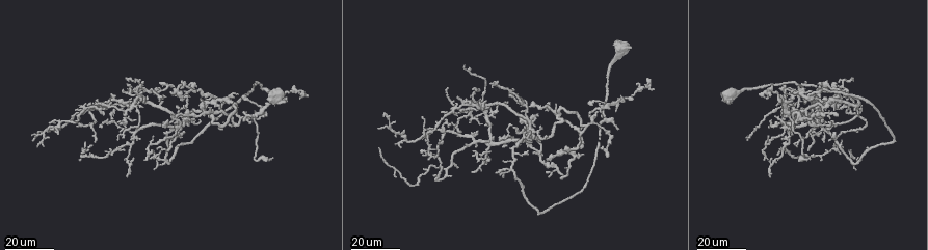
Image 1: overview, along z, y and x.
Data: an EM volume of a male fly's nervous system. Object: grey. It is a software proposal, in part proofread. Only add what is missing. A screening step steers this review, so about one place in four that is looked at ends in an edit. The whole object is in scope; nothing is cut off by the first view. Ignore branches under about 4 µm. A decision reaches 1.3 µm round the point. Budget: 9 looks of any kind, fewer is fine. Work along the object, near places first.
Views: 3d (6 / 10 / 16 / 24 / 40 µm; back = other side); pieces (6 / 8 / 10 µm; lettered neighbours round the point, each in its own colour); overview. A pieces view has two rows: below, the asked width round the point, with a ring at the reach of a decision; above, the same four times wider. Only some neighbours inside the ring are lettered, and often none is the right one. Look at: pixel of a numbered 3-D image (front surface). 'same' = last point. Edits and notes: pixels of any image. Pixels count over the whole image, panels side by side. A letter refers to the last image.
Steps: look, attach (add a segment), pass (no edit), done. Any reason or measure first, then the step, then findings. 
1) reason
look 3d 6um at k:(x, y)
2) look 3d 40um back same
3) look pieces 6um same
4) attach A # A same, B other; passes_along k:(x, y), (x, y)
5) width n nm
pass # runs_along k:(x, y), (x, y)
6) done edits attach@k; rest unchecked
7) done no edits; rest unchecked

long arm stops here
look 3d 24um at 1:(180, 86)

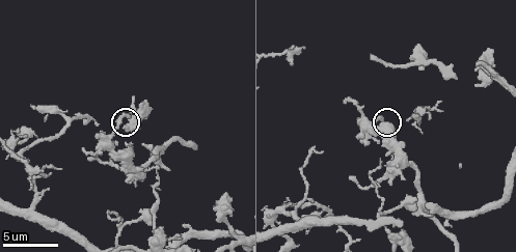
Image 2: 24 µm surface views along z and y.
what lies round it
look pieces 10um at 2:(128, 114)

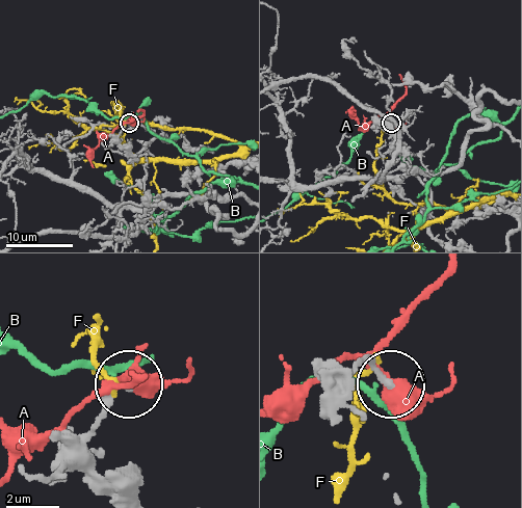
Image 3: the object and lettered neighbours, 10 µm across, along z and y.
pass # A other, B other, F other; no lettered segment goes on from it

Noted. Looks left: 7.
free end
look pieces 10um at 2:(21, 128)

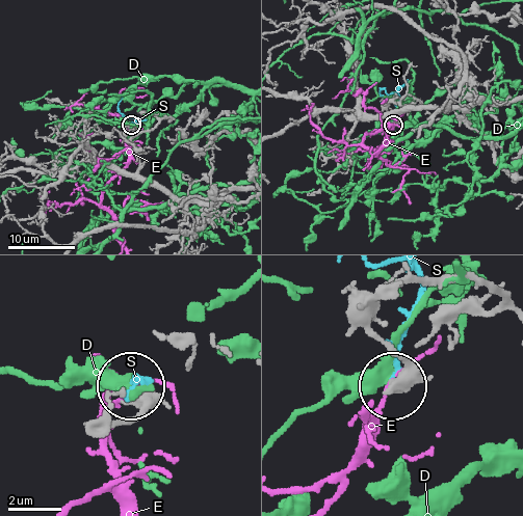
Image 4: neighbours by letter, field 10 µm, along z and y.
pass # D other, E other, S other; no lettered segment goes on from it

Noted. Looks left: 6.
an open end
look 3d 24um at 1:(111, 156)

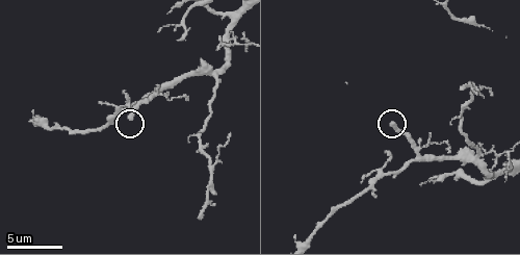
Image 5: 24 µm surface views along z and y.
look pieces 6um at 5:(390, 126)

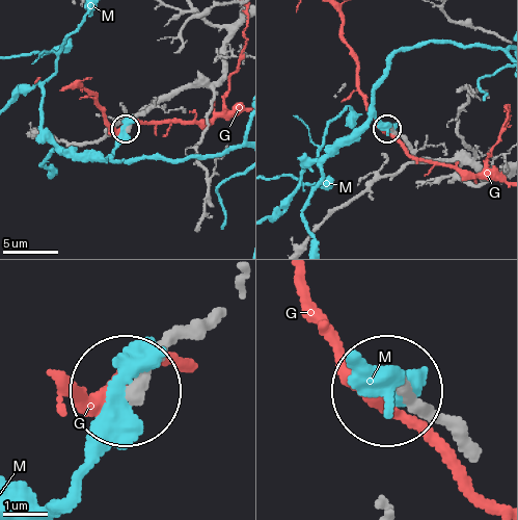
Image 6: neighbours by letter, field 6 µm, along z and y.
pass # G other, M other; runs_along 6:(200, 319), (126, 387); no lettered segment goes on from it

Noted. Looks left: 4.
free end
look 3d 16um at 1:(125, 115)

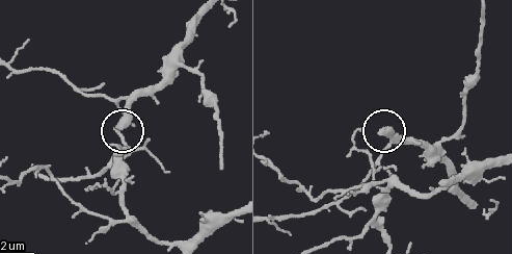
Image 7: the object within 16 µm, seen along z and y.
what lies round it
look pieces 6um at 7:(382, 131)

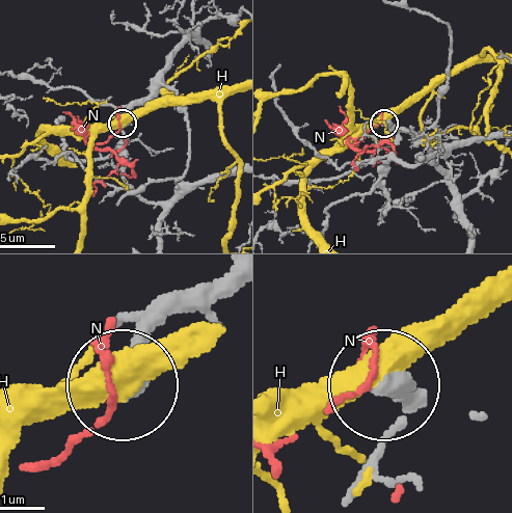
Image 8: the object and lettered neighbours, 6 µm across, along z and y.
width 400 nm
pass # H other, N other; none of them fits

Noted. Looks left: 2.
done no edits; rest unchecked

